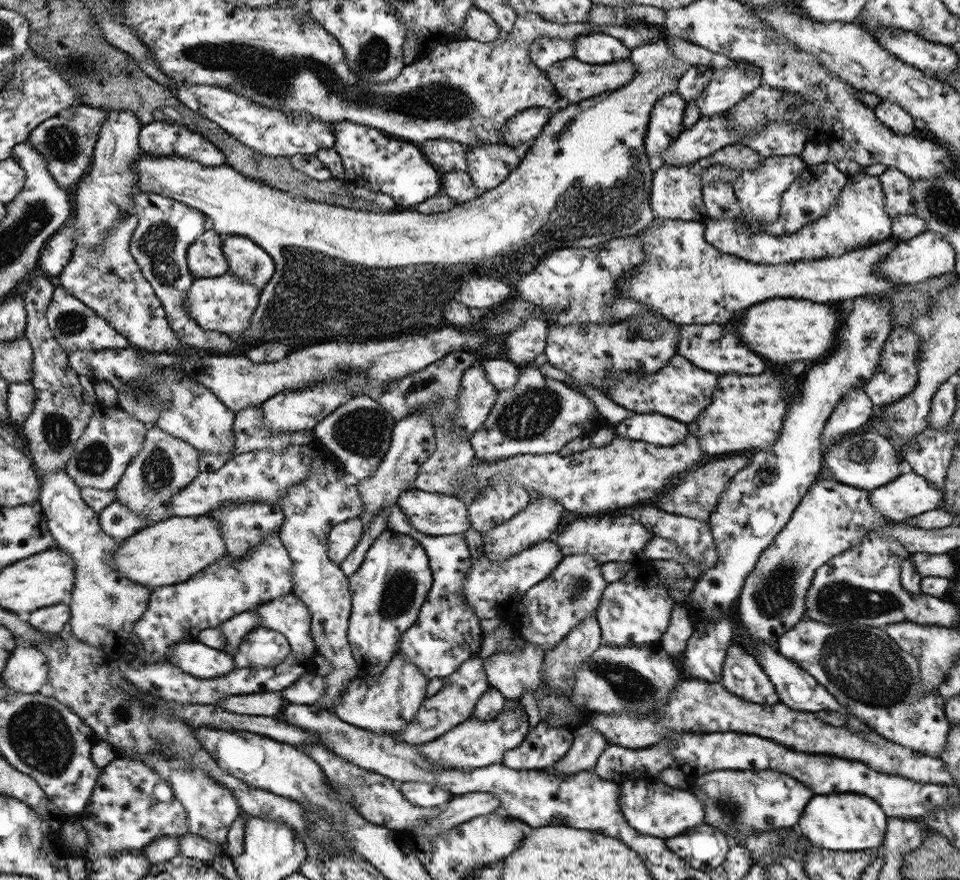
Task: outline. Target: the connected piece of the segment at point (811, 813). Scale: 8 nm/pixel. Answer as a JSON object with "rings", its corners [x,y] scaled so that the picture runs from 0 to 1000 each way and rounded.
{"rings":[[[865,902],[847,905],[838,917],[830,934],[831,943],[844,961],[871,967],[913,966],[922,952],[925,928],[917,915],[905,905],[898,902]]]}

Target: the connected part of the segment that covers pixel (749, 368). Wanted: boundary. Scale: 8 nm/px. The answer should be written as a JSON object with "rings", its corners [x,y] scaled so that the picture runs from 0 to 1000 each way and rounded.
{"rings":[[[749,368],[707,369],[705,402],[716,407],[723,416],[740,424],[750,425],[794,425],[798,420],[797,409],[783,400],[770,383],[755,375]]]}

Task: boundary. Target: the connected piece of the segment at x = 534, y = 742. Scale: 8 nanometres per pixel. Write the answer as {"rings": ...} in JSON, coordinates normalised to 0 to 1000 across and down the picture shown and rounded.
{"rings":[[[563,820],[549,834],[542,848],[526,855],[523,866],[533,875],[568,875],[593,856],[597,841],[597,830],[590,826],[571,826],[569,822]]]}

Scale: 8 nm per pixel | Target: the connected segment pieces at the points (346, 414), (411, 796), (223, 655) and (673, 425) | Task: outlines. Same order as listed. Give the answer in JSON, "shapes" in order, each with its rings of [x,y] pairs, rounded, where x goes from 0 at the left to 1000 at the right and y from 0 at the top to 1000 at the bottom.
{"shapes":[[[[372,450],[354,460],[348,469],[325,490],[329,500],[340,508],[368,547],[382,544],[392,536],[399,516],[405,510],[411,475],[389,451]]],[[[410,889],[410,893],[417,898],[423,910],[434,917],[458,917],[471,906],[469,900],[460,898],[458,893],[442,892],[438,889]]],[[[207,727],[189,730],[180,734],[177,752],[194,766],[204,770],[227,770],[246,760],[243,744],[224,735],[215,734]]],[[[661,469],[640,484],[644,497],[671,501],[681,507],[704,507],[715,500],[718,483],[685,469]]]]}

